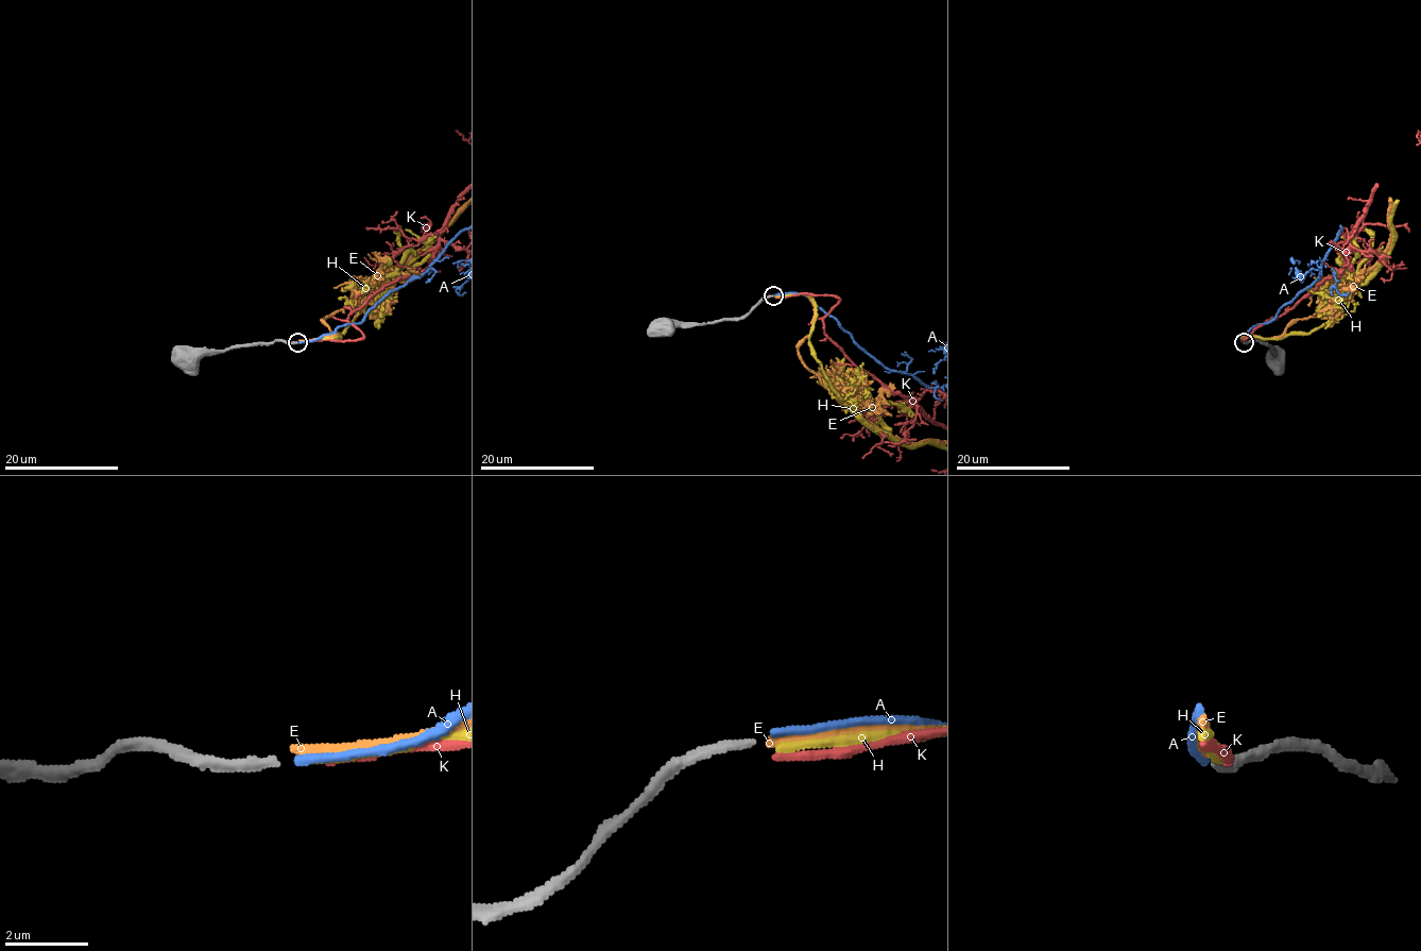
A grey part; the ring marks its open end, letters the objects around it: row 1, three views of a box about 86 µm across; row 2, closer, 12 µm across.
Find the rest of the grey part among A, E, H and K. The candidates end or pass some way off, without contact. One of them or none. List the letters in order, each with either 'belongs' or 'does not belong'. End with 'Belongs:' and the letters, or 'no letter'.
A: does not belong
E: does not belong
H: does not belong
K: does not belong
Belongs: no letter

